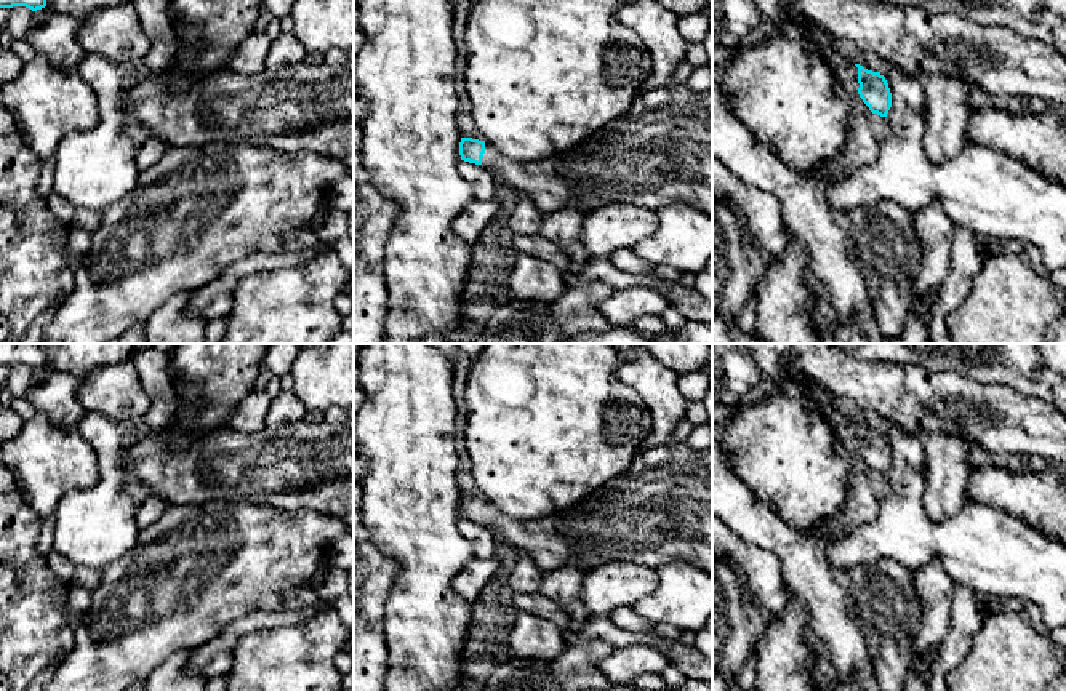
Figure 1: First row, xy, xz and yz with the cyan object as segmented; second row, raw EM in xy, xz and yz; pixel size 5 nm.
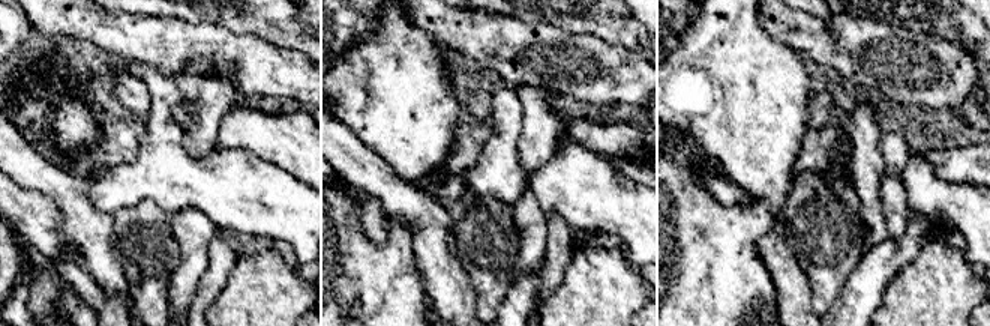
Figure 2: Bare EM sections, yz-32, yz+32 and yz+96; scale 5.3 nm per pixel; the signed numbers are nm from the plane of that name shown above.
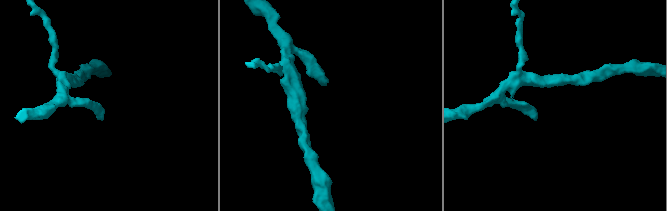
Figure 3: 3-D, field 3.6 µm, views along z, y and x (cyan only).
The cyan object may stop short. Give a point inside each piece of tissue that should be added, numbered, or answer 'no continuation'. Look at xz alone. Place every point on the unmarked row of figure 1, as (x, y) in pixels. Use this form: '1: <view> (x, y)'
1: xz (658, 512)

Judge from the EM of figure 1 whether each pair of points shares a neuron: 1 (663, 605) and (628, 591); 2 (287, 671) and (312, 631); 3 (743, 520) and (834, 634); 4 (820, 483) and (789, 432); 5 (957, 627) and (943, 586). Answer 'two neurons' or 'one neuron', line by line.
1: two neurons
2: one neuron
3: one neuron
4: one neuron
5: two neurons

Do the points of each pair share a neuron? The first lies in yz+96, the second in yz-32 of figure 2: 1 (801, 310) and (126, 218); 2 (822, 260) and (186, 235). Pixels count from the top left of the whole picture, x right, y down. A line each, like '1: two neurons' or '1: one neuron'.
1: two neurons
2: two neurons

